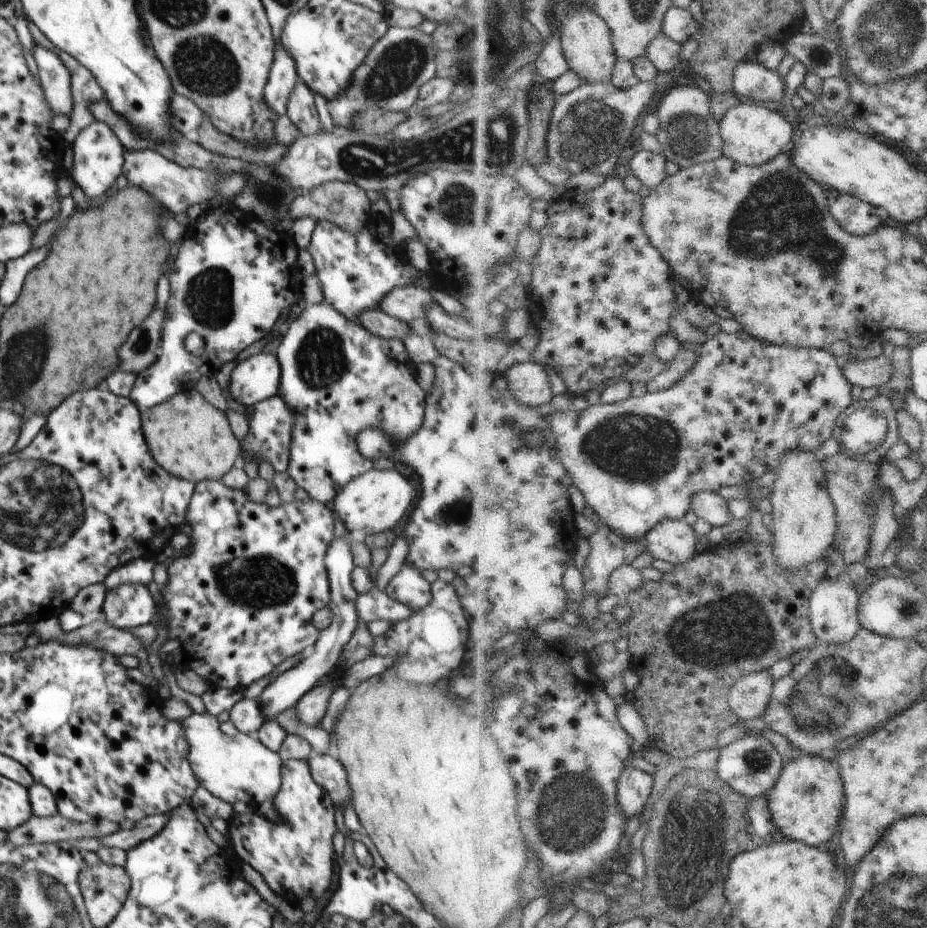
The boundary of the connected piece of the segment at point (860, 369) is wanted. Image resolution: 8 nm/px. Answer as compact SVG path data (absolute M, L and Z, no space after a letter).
M880 356L867 360L848 360L846 378L853 386L865 388L882 388L894 378L894 358Z

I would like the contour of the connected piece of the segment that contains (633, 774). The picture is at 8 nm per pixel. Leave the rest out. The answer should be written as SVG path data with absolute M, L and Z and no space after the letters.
M629 766L622 774L618 786L618 800L629 820L642 814L647 808L648 800L654 794L655 776Z

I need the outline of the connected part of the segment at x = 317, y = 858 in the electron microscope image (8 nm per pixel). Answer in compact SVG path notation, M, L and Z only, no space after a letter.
M286 760L283 762L281 769L281 786L280 790L273 799L273 805L276 812L285 817L283 822L270 822L258 815L256 811L246 813L240 811L233 813L231 818L227 820L227 832L230 835L231 849L250 865L254 870L258 871L266 884L274 891L274 893L289 904L294 904L292 898L320 898L324 896L328 890L334 889L336 886L336 854L334 850L334 834L336 834L336 820L334 820L334 804L330 796L312 779L310 768L307 760Z

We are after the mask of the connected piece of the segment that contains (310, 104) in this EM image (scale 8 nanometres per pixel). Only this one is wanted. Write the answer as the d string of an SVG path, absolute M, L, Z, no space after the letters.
M302 81L292 91L285 114L303 135L312 136L323 132L318 110L314 103L313 92Z

